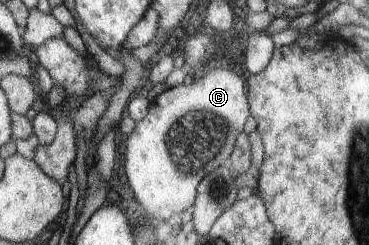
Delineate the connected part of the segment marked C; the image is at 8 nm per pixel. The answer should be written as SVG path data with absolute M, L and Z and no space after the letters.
M218 67L212 71L204 70L189 85L178 84L162 91L148 104L146 115L135 122L125 141L123 165L133 197L154 222L166 221L170 215L188 209L194 203L196 186L202 177L228 160L235 139L249 116L242 80L242 71L238 69Z

